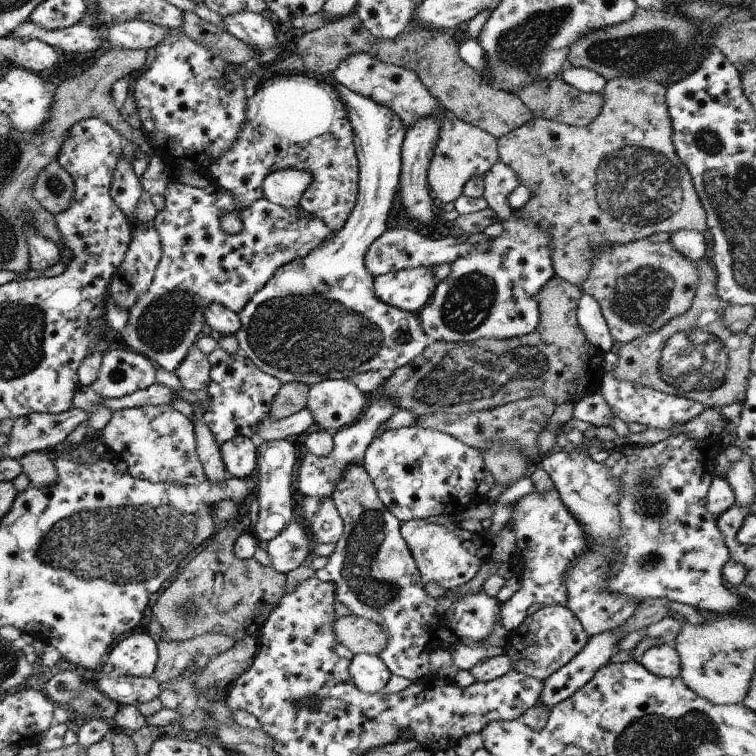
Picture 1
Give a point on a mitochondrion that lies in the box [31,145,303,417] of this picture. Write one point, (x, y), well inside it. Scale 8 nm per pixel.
(169, 317)

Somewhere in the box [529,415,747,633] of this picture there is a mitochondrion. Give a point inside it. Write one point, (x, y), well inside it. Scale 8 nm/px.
(651, 504)

